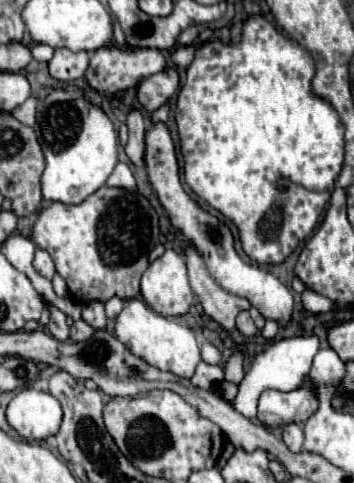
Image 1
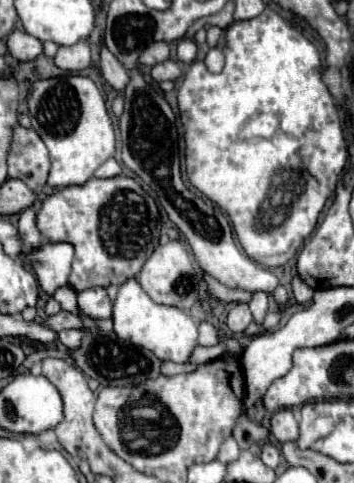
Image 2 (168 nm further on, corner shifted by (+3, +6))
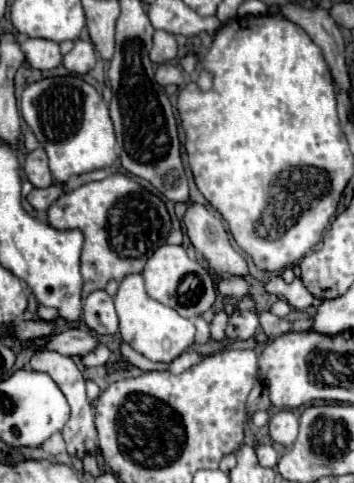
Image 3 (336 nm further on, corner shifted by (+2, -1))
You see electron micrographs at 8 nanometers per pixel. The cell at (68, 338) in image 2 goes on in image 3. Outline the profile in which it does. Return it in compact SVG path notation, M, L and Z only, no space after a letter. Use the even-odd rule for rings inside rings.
M100 344L100 348L96 348L96 352L90 352L88 356L82 358L84 366L104 366L110 362L112 352L108 352L108 348L104 344Z

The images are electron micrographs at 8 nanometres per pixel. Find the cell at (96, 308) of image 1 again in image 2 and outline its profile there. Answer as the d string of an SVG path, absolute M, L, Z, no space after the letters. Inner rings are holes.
M103 287L85 289L79 293L79 309L91 319L109 319L111 317L111 301Z

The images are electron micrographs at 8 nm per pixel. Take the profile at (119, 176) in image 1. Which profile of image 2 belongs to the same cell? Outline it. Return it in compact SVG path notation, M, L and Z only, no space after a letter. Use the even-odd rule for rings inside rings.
M115 159L105 161L105 163L95 171L95 177L99 177L99 179L109 179L109 177L117 177L117 175L121 175L121 165L119 165Z

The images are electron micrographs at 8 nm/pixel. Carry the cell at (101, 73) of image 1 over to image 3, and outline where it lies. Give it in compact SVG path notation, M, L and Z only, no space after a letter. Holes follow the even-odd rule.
M156 30L154 46L150 50L150 60L156 64L164 64L164 62L170 62L172 58L176 58L176 52L178 52L178 44L176 44L174 34Z

